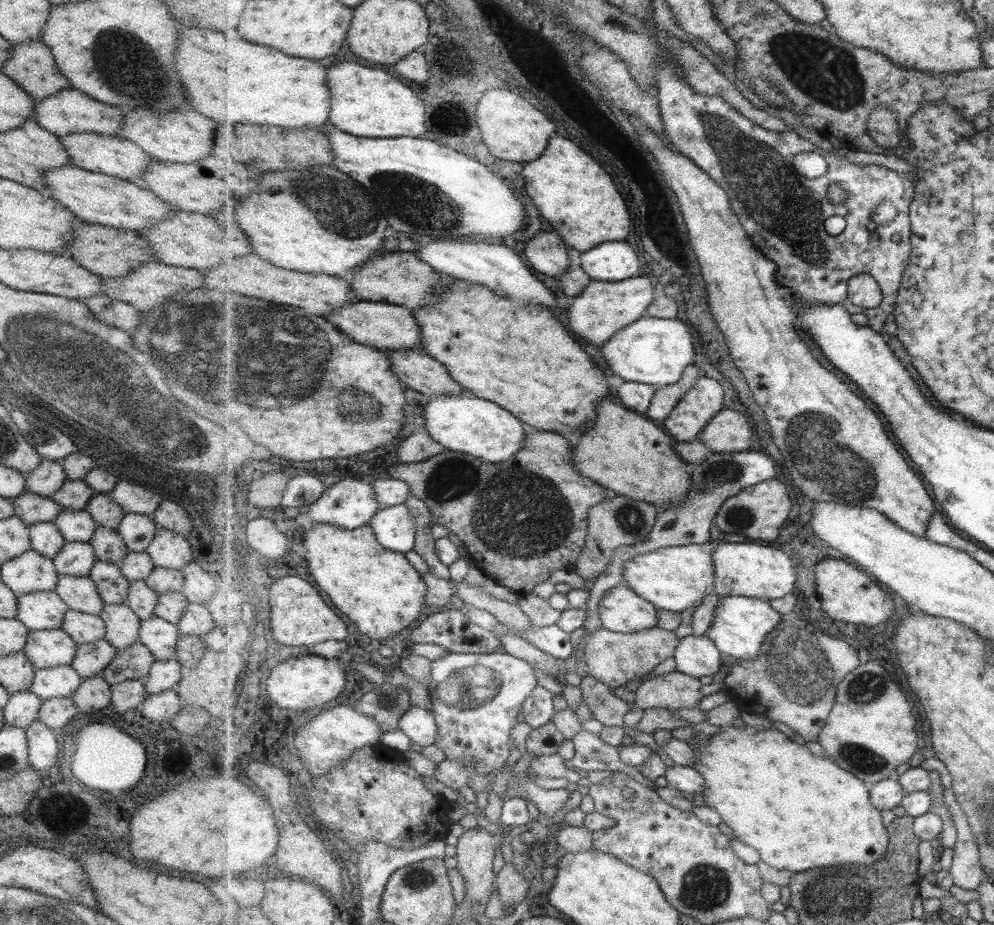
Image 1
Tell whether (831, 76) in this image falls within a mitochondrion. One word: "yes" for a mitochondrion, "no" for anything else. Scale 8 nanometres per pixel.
yes

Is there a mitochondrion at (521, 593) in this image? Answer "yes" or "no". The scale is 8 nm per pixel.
no

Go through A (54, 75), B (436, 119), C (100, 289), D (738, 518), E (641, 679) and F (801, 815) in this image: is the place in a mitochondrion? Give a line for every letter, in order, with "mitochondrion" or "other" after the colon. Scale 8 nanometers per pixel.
A: other
B: other
C: other
D: mitochondrion
E: other
F: other

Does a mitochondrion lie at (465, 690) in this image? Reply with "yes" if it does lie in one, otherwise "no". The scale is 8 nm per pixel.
yes

